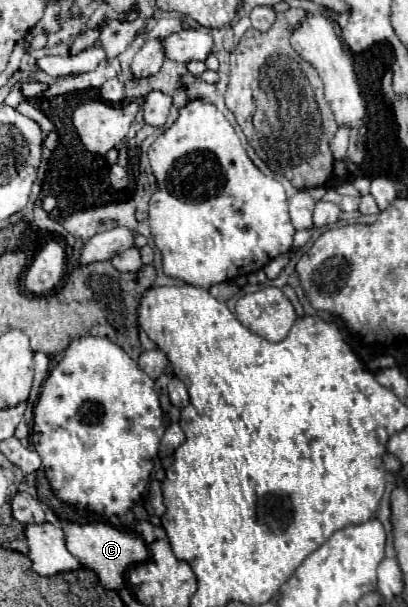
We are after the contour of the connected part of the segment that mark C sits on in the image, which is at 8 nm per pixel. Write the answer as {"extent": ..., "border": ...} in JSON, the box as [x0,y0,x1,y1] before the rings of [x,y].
{"extent":[63,523,149,591],"border":[[[65,523],[63,531],[67,535],[69,553],[75,555],[83,567],[89,567],[91,571],[95,571],[99,577],[99,583],[105,589],[113,589],[113,591],[123,589],[125,587],[125,571],[129,569],[129,565],[145,563],[145,559],[149,557],[147,547],[139,535],[135,535],[135,533],[131,535],[129,531],[115,529],[109,523],[89,523],[89,525]]]}

